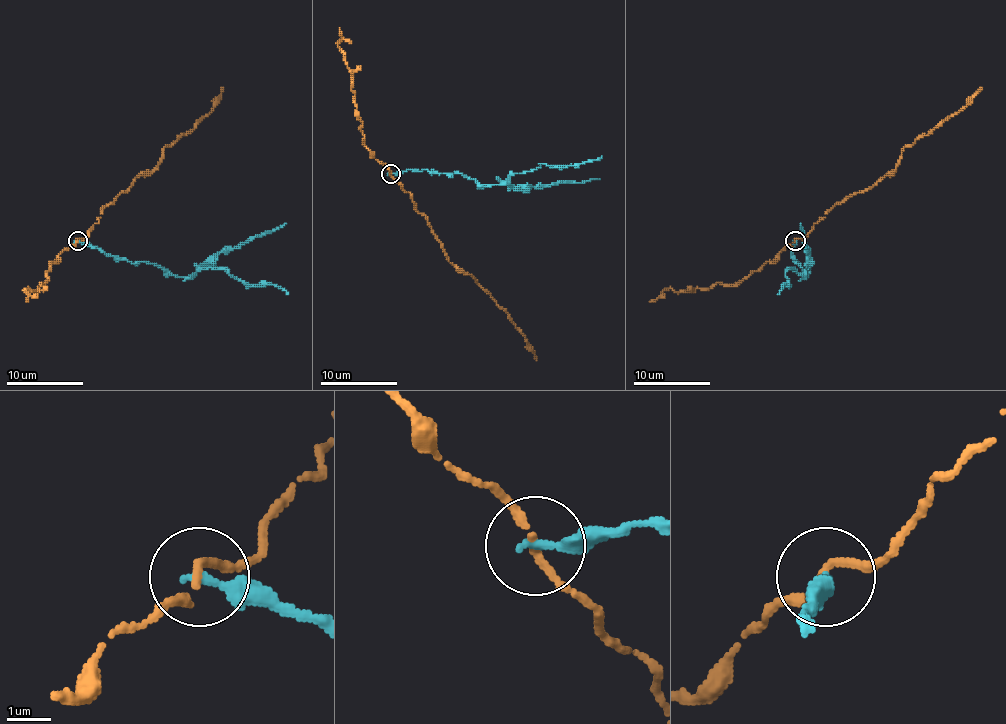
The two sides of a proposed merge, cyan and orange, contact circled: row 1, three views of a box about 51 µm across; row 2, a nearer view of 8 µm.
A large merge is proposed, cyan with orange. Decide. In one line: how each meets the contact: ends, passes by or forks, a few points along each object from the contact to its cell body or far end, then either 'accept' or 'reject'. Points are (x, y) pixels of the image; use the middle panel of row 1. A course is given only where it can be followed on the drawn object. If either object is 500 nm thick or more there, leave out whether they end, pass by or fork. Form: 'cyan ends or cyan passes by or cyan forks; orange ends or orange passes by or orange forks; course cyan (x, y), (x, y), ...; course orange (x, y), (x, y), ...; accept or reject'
cyan ends; orange passes by; course cyan (391, 173), (410, 169), (462, 173), (481, 184), (513, 186), (599, 179); course orange (391, 173), (408, 192), (414, 207), (426, 217), (448, 261), (479, 284), (500, 307), (536, 360); reject

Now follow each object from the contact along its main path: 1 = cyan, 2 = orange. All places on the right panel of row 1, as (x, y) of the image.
1: (794, 240), (791, 256), (806, 277), (808, 254), (800, 223)
2: (794, 240), (804, 238), (814, 223), (838, 202), (882, 179), (896, 168), (905, 147), (961, 110), (982, 87)

